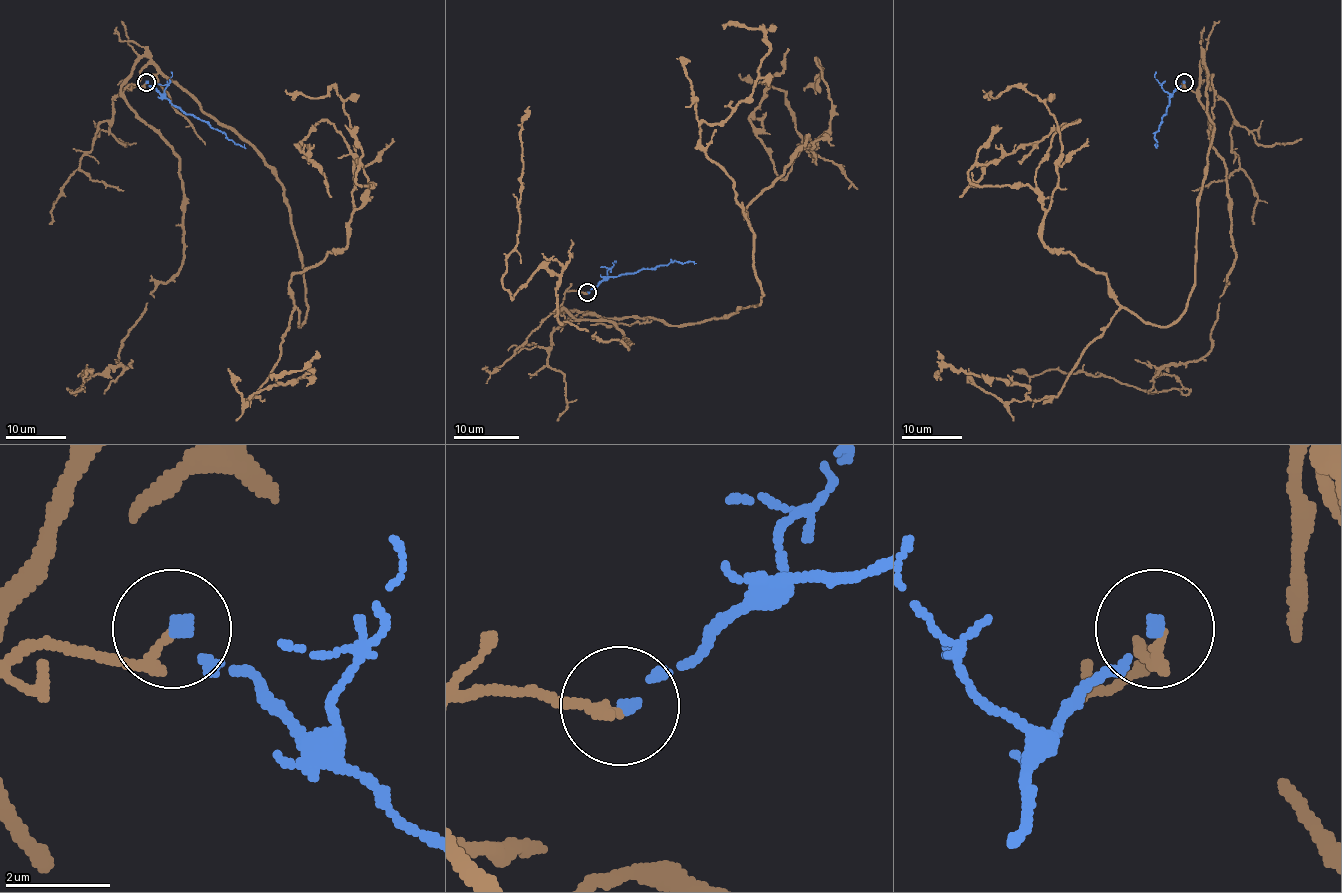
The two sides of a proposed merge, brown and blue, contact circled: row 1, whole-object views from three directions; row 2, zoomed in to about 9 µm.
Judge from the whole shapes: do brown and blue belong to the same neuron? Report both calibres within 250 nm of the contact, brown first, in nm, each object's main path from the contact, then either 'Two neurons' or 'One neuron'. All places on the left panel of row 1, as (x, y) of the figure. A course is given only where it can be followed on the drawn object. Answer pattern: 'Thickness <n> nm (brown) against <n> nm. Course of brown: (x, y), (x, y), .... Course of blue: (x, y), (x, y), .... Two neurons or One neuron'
Thickness 200 nm (brown) against 200 nm. Course of brown: (146, 82), (272, 169), (299, 326), (289, 284), (368, 186), (326, 120), (296, 145), (331, 196). Course of blue: (146, 82), (185, 112), (205, 120), (245, 148). Two neurons

